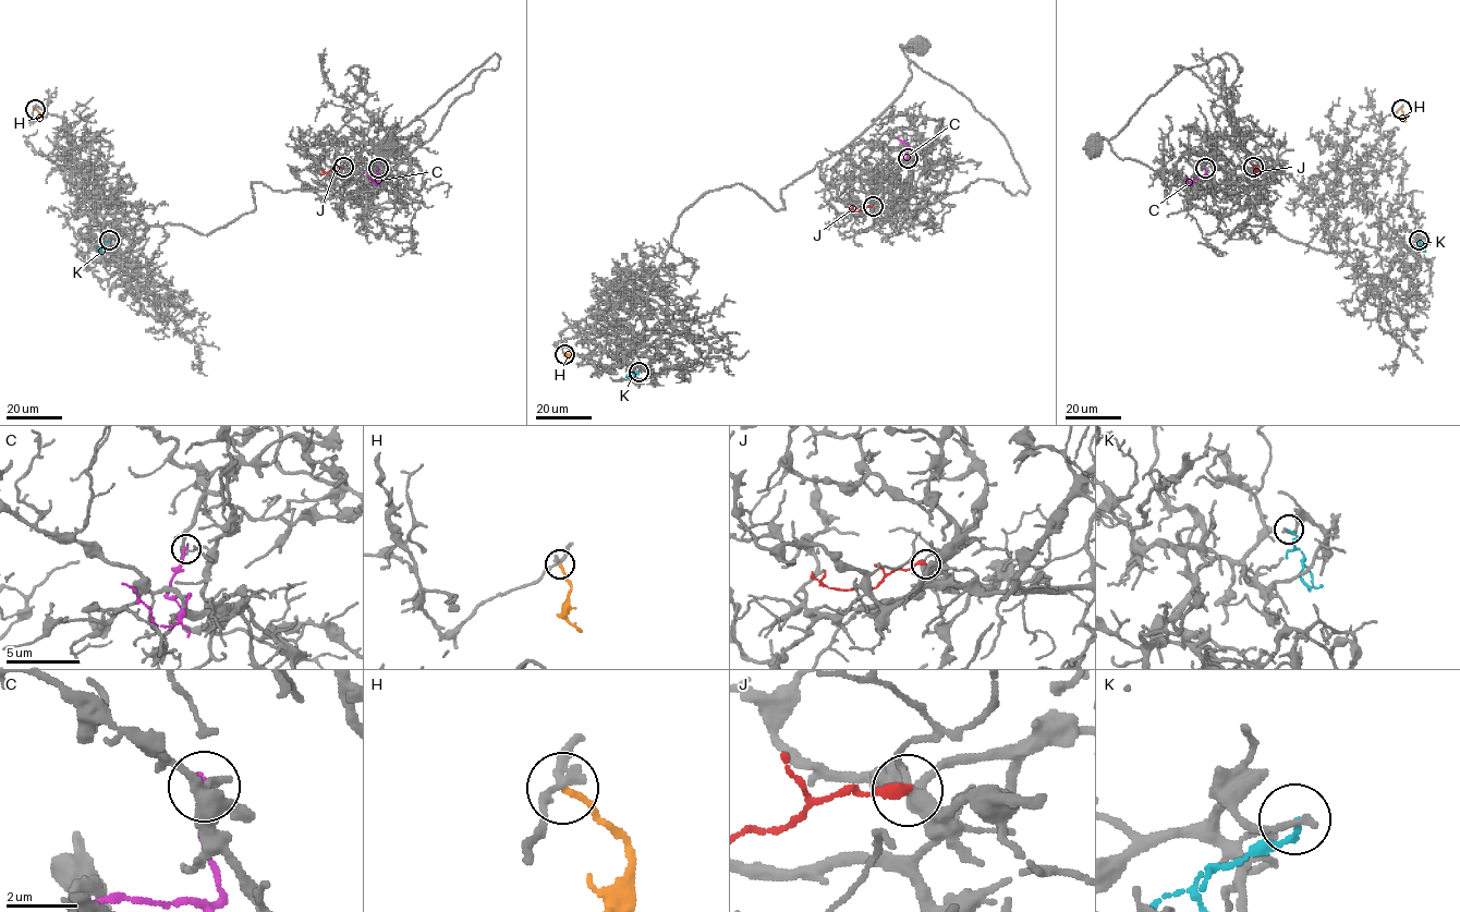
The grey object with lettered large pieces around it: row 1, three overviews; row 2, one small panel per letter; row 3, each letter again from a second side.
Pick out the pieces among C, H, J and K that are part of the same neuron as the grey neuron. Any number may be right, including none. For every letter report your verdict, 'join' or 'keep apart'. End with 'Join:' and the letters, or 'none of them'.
C: keep apart
H: keep apart
J: keep apart
K: keep apart
Join: none of them

